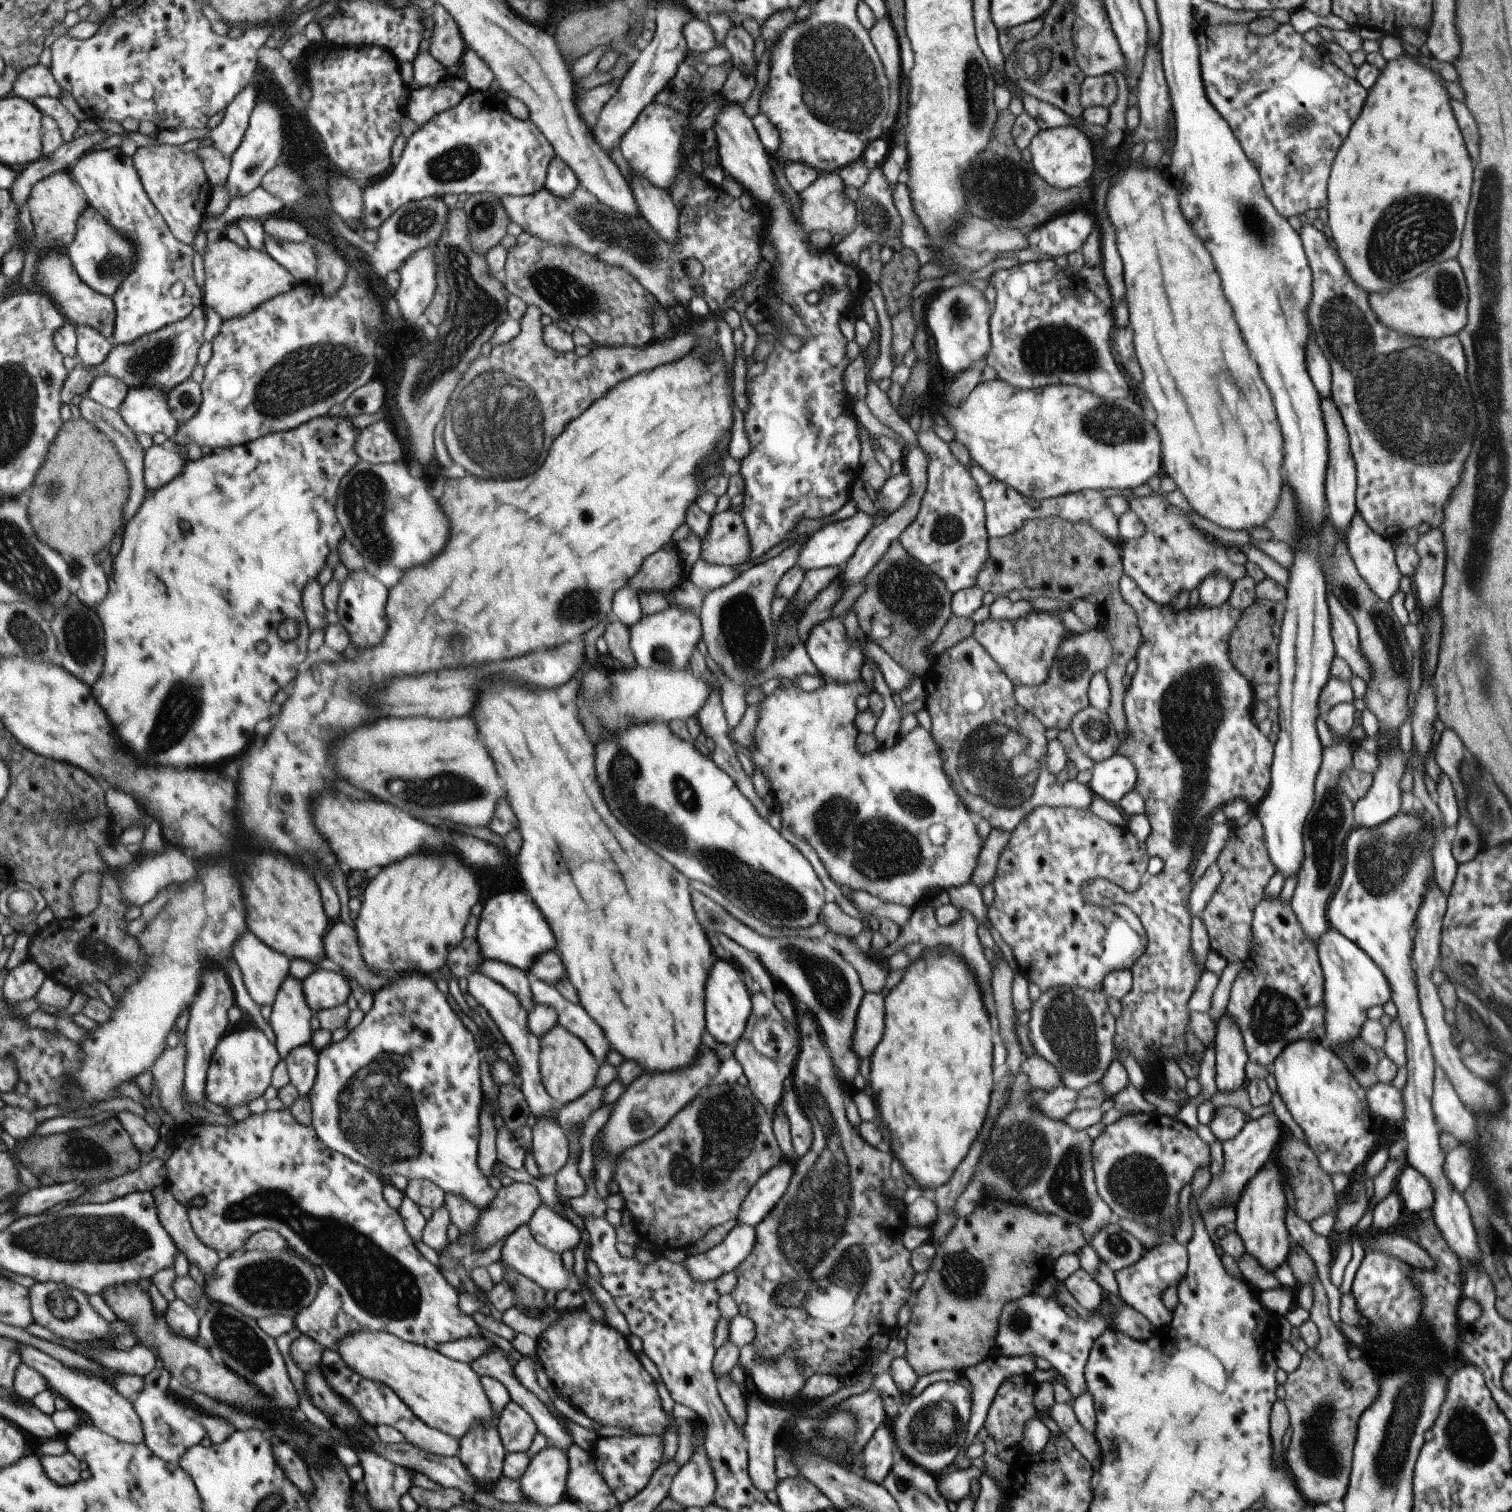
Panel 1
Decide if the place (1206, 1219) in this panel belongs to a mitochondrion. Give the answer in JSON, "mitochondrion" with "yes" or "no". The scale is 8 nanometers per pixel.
{"mitochondrion":"no"}

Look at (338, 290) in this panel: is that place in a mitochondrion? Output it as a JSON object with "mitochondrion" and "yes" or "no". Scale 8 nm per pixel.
{"mitochondrion":"no"}

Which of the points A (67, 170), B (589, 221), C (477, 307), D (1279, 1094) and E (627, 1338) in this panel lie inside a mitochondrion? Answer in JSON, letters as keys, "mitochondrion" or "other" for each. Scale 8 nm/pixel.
{"A":"other","B":"mitochondrion","C":"mitochondrion","D":"other","E":"other"}

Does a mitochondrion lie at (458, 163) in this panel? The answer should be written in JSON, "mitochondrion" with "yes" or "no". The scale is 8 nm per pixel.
{"mitochondrion":"yes"}

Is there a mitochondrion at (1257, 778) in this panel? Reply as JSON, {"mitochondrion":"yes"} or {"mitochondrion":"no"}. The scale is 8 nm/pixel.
{"mitochondrion":"no"}

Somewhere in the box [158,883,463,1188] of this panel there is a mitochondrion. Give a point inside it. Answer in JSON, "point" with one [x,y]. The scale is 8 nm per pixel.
{"point":[377,1120]}

